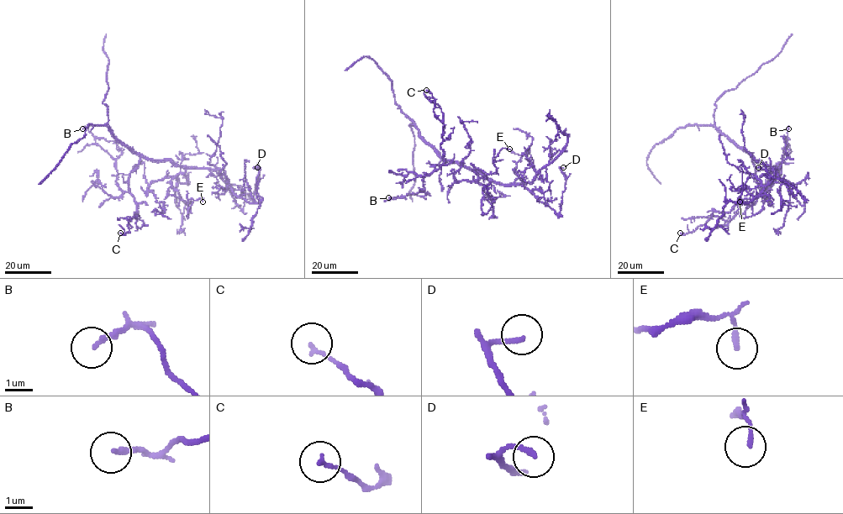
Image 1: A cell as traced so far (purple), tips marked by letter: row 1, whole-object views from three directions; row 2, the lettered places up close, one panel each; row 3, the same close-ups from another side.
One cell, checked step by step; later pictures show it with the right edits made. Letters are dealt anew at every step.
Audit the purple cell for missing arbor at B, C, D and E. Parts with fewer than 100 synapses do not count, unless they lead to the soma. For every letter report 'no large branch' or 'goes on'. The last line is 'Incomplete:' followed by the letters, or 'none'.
B: no large branch
C: no large branch
D: no large branch
E: no large branch
Incomplete: none

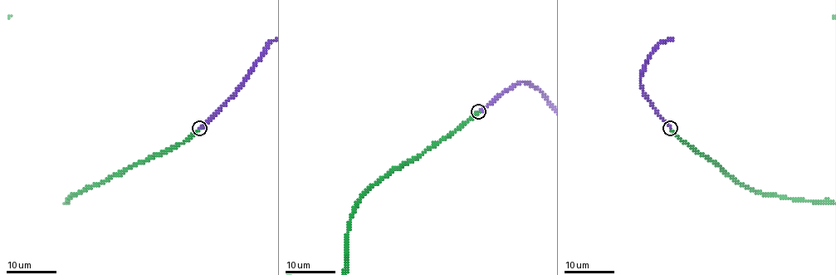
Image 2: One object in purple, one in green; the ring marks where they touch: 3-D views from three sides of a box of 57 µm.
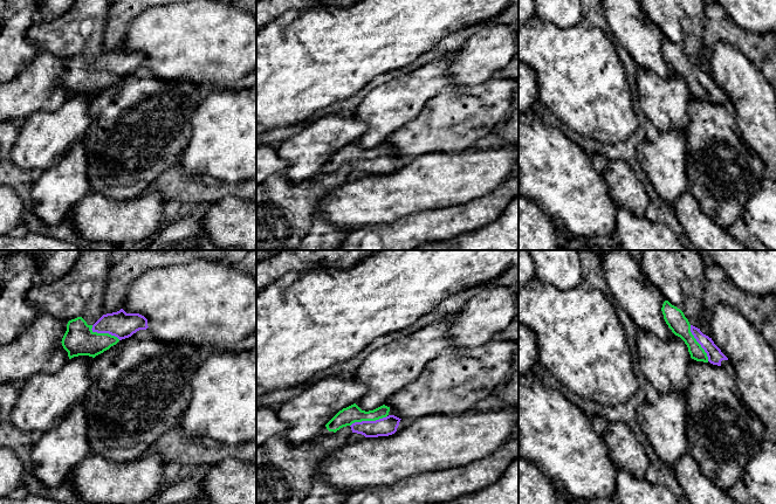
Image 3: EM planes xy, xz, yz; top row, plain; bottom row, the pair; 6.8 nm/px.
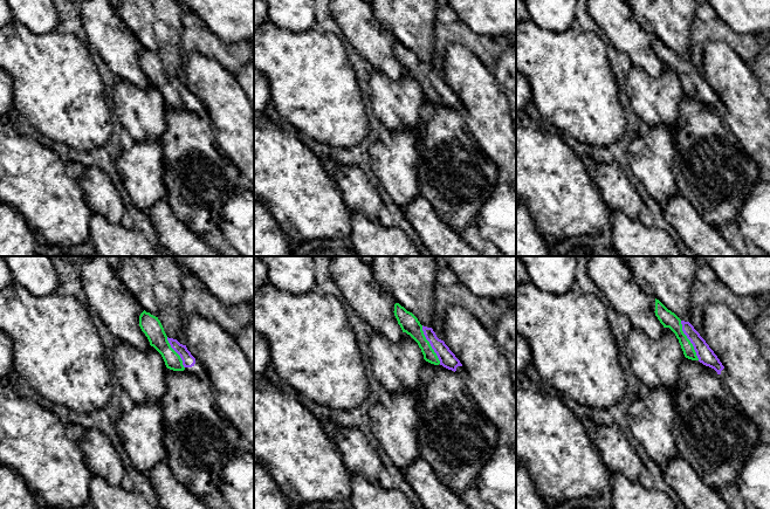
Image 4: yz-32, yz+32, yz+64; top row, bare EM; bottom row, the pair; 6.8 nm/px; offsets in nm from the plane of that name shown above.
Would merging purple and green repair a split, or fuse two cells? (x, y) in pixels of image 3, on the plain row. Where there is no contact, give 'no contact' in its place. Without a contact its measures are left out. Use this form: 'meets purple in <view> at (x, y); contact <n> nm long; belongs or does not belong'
meets purple in xz at (368, 159); contact 260 nm long; belongs

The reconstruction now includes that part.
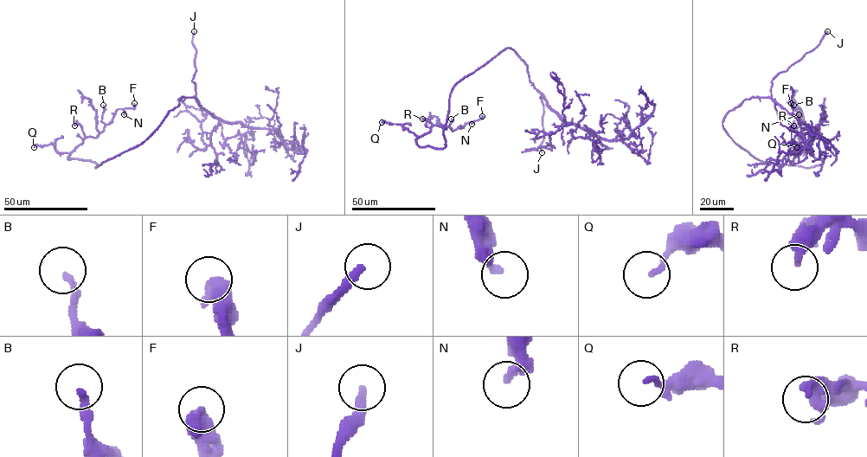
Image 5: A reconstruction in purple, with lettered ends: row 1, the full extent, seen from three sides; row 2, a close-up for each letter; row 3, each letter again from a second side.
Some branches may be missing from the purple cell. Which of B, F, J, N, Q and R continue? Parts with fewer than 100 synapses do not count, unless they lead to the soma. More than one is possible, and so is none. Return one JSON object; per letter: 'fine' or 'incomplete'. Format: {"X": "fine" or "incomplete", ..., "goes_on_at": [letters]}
{"B": "fine", "F": "fine", "J": "incomplete", "N": "fine", "Q": "fine", "R": "fine", "goes_on_at": ["J"]}

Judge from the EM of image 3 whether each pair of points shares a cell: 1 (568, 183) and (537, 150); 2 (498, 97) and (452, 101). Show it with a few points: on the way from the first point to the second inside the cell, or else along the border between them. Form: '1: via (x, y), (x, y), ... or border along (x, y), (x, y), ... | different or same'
1: via (560, 174), (546, 158) | same
2: via (486, 101), (464, 101) | same

